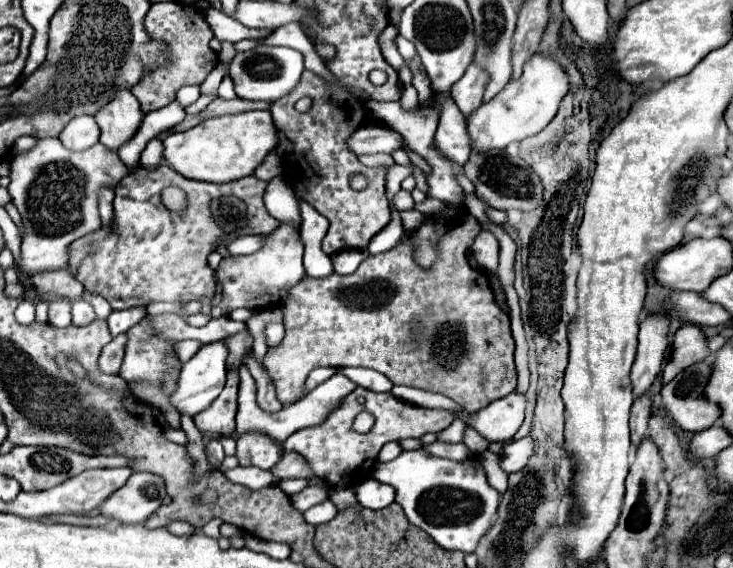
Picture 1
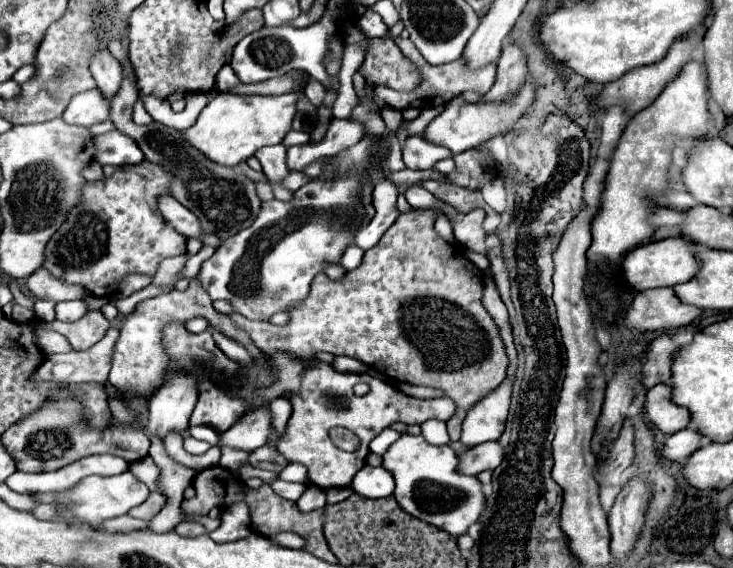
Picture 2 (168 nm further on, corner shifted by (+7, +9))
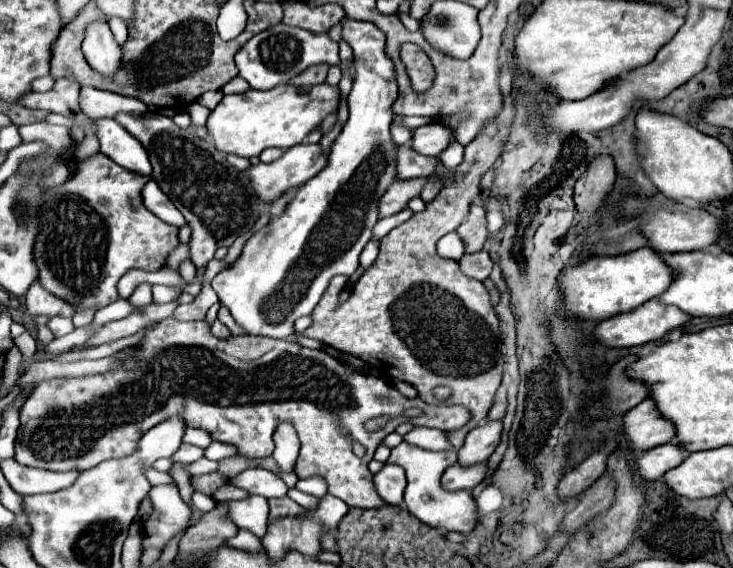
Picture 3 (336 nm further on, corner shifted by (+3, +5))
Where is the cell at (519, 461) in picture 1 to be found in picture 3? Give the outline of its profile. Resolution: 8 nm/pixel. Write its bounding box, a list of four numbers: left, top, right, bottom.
[441,462,487,490]

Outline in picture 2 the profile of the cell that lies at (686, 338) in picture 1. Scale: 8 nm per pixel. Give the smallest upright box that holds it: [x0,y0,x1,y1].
[641,334,679,390]

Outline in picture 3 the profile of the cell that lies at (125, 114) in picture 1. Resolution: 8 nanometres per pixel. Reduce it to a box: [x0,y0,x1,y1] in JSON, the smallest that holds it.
[83,20,121,76]

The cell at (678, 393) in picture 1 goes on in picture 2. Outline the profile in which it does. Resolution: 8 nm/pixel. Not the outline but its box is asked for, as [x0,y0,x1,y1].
[645,384,691,434]

